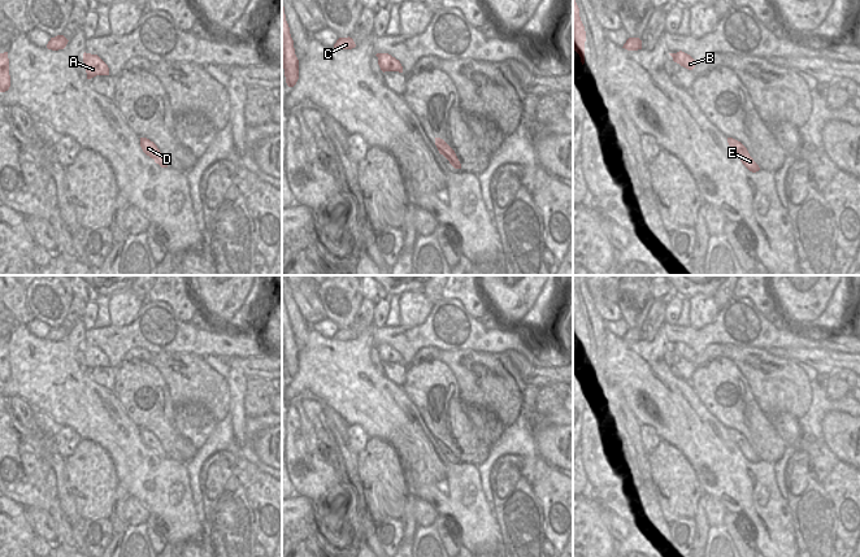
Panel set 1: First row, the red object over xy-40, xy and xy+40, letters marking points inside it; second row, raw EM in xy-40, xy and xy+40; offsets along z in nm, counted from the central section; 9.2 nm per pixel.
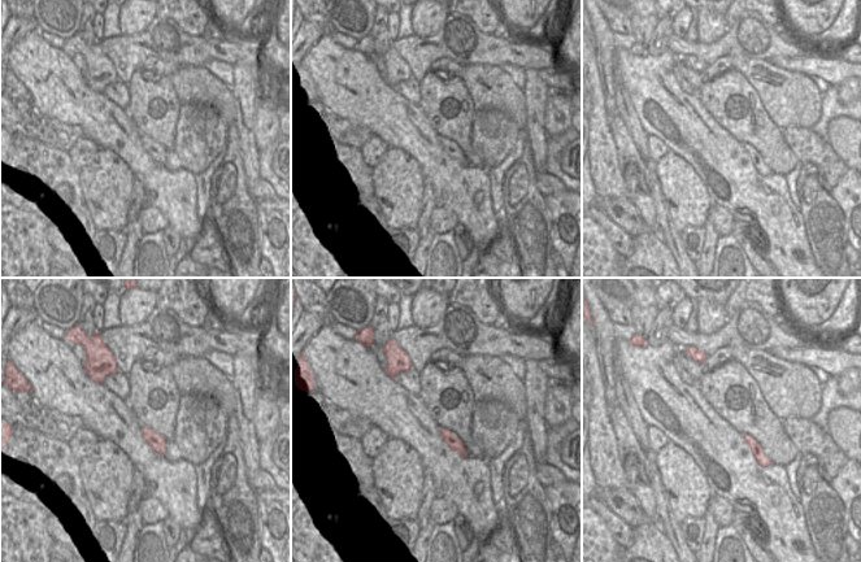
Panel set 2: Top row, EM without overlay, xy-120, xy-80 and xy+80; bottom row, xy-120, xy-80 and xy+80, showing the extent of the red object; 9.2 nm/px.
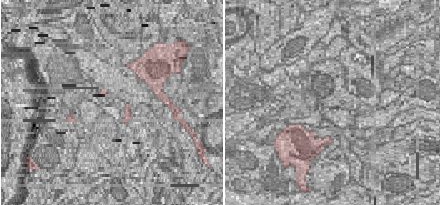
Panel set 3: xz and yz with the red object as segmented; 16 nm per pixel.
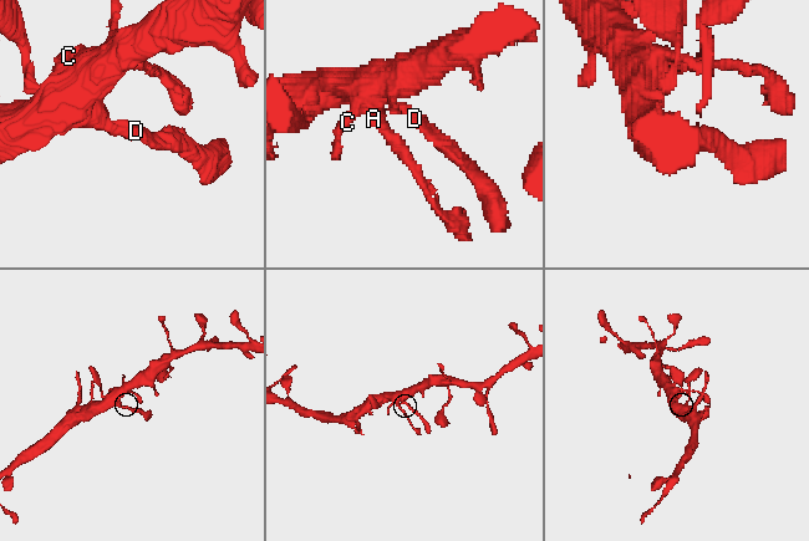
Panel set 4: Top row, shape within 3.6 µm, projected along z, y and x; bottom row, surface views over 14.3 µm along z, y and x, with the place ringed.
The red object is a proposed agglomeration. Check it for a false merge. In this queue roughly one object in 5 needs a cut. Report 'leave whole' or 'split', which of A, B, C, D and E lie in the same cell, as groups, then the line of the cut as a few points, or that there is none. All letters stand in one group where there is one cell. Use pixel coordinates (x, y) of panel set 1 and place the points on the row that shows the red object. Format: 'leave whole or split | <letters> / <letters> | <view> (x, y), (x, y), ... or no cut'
leave whole | A B C D E | no cut

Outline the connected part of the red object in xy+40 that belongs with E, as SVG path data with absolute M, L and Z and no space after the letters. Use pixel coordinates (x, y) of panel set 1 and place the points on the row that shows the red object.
M727 138L727 143L730 148L739 156L742 164L752 173L756 173L760 170L759 165L753 161L753 158L750 156L747 148L738 140L733 138Z

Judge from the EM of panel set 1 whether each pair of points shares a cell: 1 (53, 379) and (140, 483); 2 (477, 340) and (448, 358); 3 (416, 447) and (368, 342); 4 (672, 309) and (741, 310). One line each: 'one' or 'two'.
1: one
2: two
3: one
4: two

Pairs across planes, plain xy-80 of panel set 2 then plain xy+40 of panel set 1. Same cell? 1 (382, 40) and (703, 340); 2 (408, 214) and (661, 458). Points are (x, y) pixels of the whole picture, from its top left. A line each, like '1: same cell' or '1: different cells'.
1: different cells
2: same cell

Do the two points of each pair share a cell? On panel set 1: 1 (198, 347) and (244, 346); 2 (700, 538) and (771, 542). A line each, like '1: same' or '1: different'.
1: same
2: different

